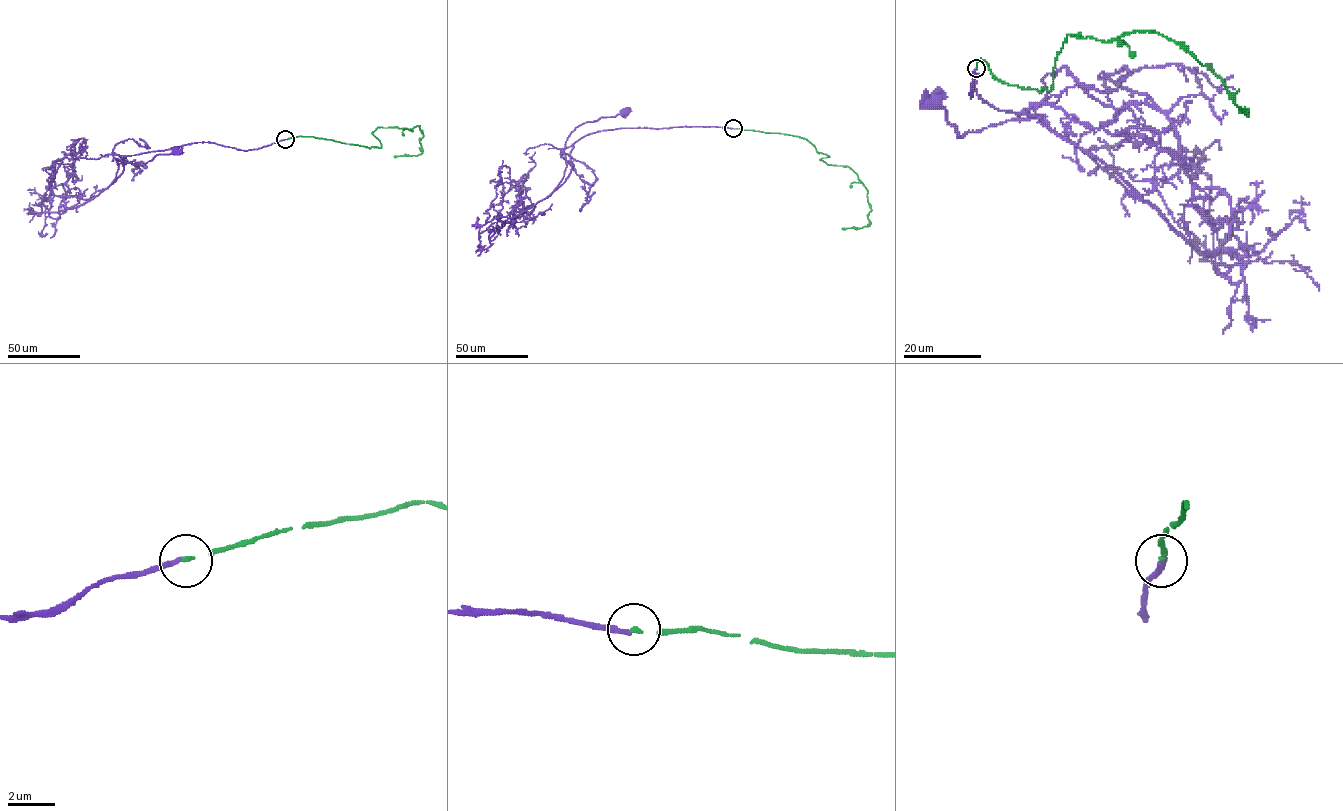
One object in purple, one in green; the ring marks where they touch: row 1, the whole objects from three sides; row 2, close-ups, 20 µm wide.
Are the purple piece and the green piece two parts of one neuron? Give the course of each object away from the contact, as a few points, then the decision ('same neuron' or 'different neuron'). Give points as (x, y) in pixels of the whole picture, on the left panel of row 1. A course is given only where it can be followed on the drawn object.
course purple (285, 139), (246, 151), (194, 142), (124, 156), (108, 187), (115, 158), (140, 165), (176, 152); course green (285, 139), (312, 136), (381, 148), (372, 133), (377, 127), (410, 130), (420, 126), (422, 152), (394, 157); different neuron

